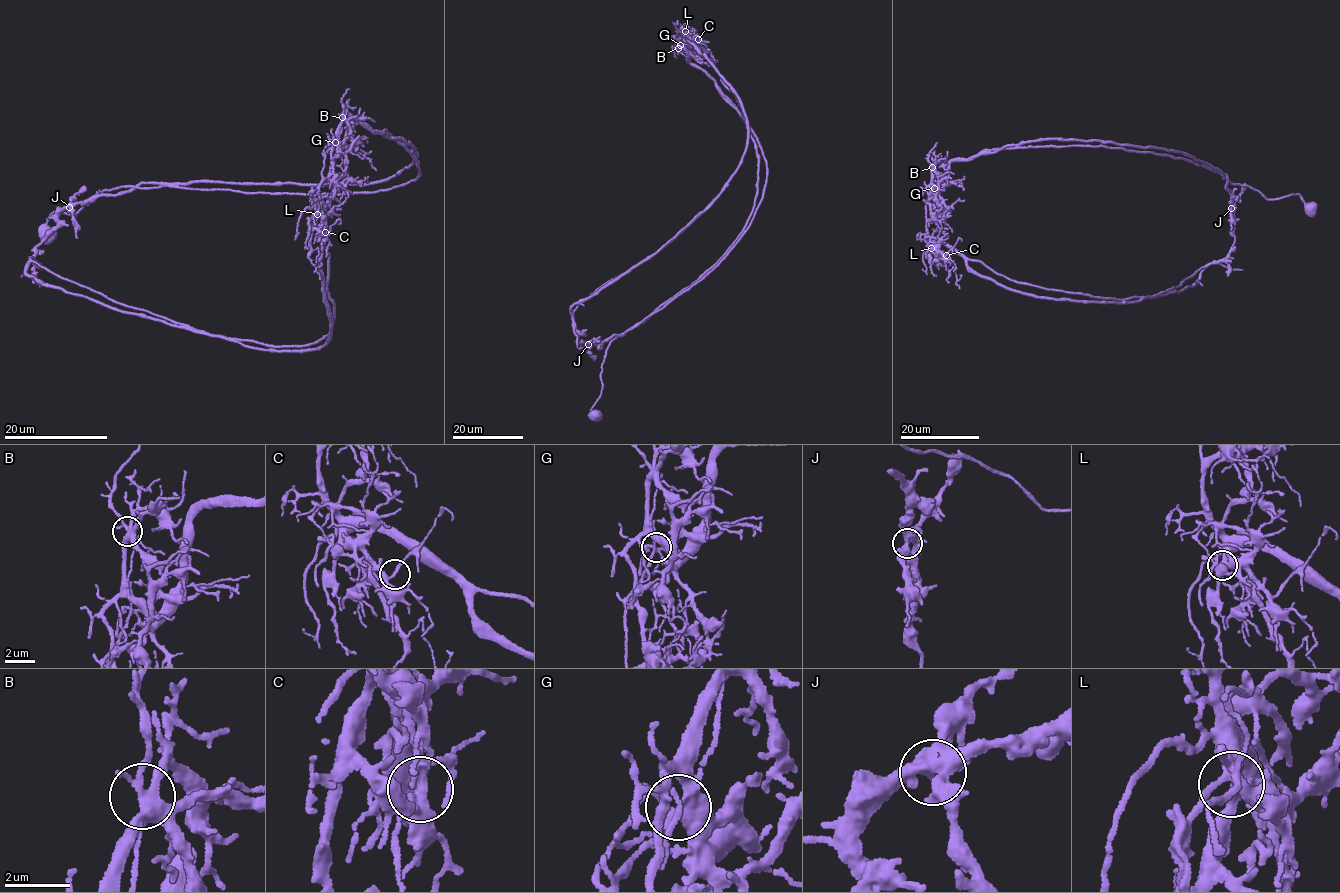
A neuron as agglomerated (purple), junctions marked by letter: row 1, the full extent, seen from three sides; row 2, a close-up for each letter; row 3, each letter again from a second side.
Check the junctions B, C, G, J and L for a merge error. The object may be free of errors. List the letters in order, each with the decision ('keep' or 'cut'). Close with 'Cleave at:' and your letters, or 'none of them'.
B: keep
C: keep
G: cut
J: keep
L: keep
Cleave at: G

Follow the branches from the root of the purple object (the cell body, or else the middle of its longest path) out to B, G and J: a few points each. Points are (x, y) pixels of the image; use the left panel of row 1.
B: (49, 232), (55, 211), (74, 216), (106, 189), (362, 185), (418, 156), (342, 117)
G: (49, 232), (55, 211), (74, 216), (106, 189), (362, 185), (418, 156), (408, 141), (355, 122), (335, 142)
J: (49, 232), (47, 219), (55, 211), (74, 216), (102, 191), (131, 188), (69, 207)

